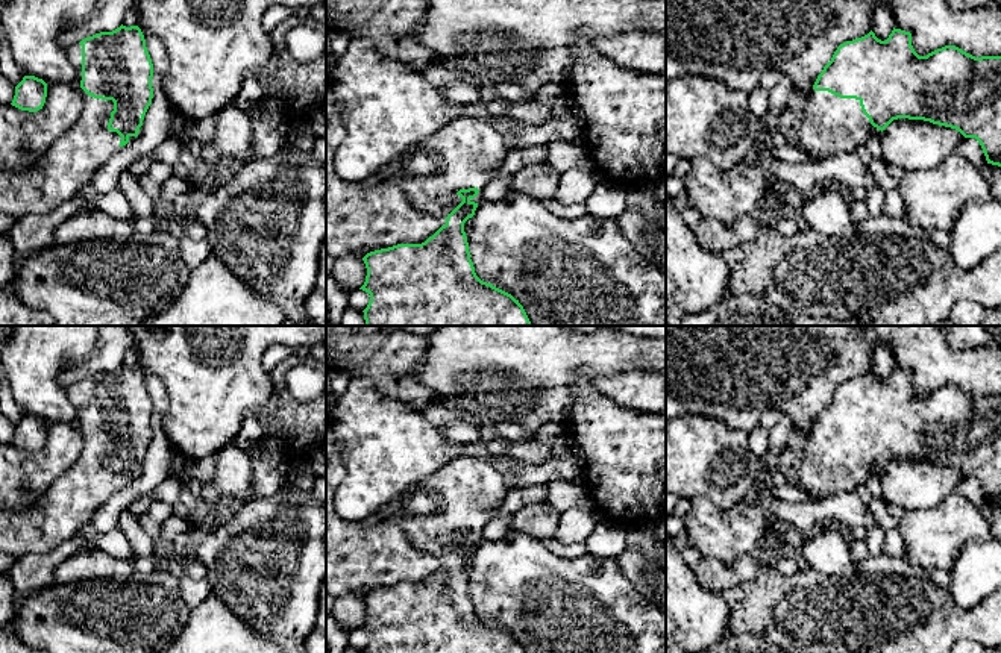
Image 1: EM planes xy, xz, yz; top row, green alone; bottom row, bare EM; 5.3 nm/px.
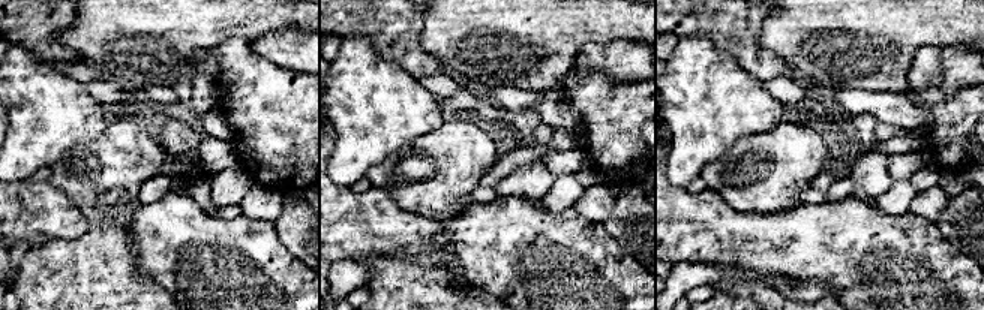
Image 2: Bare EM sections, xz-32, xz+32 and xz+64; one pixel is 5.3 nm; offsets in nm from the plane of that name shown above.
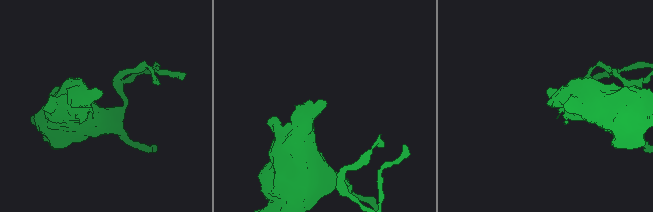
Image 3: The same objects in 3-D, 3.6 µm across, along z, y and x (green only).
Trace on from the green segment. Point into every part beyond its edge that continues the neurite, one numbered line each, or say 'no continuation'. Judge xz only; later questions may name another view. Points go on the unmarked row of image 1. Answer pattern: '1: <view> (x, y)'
1: xz (467, 493)

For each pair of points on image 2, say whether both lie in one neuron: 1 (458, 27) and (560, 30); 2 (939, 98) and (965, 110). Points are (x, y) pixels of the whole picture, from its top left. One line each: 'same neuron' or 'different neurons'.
1: same neuron
2: same neuron

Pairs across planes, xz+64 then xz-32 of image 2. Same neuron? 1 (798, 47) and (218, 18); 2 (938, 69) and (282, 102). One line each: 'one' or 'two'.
1: one
2: two

